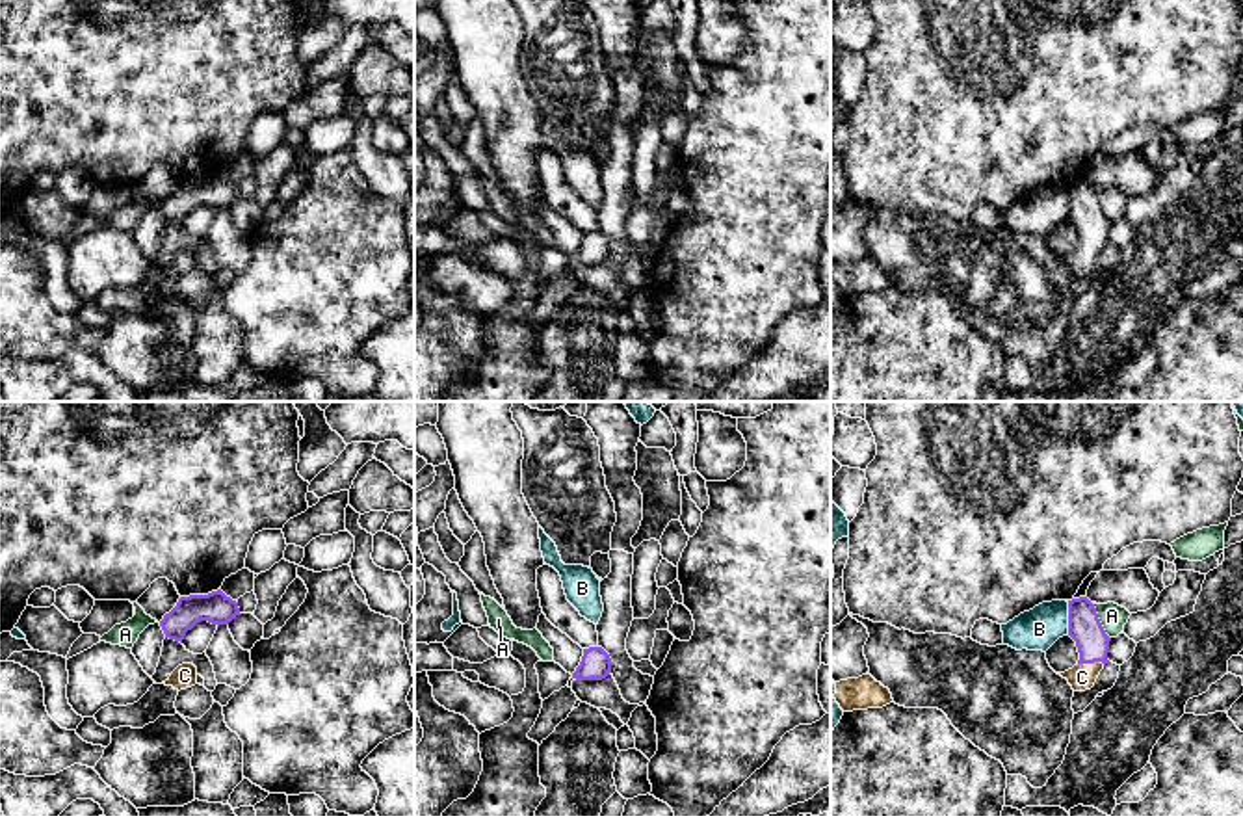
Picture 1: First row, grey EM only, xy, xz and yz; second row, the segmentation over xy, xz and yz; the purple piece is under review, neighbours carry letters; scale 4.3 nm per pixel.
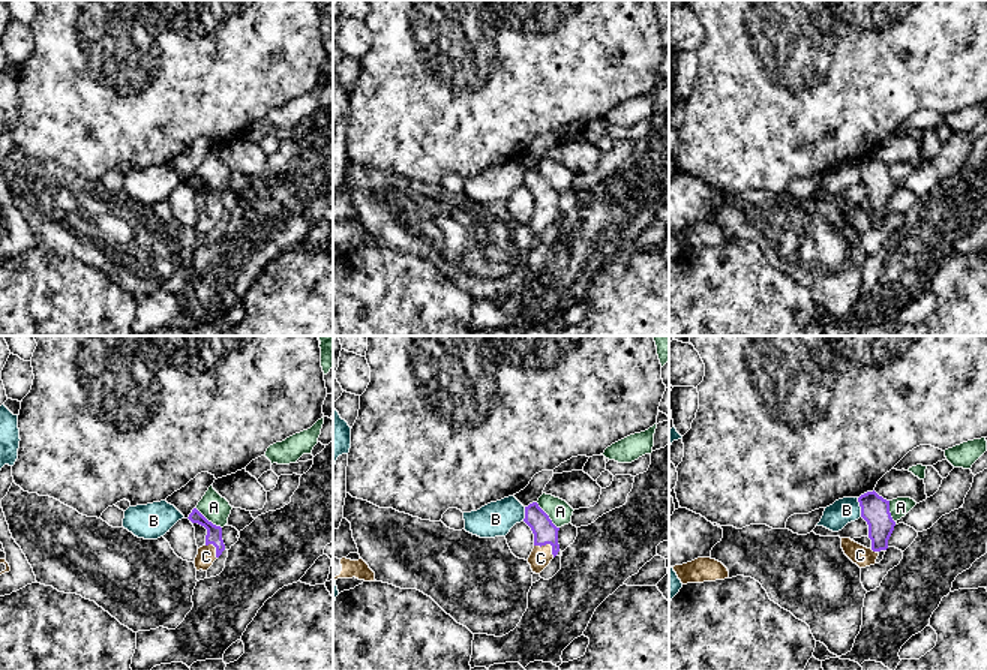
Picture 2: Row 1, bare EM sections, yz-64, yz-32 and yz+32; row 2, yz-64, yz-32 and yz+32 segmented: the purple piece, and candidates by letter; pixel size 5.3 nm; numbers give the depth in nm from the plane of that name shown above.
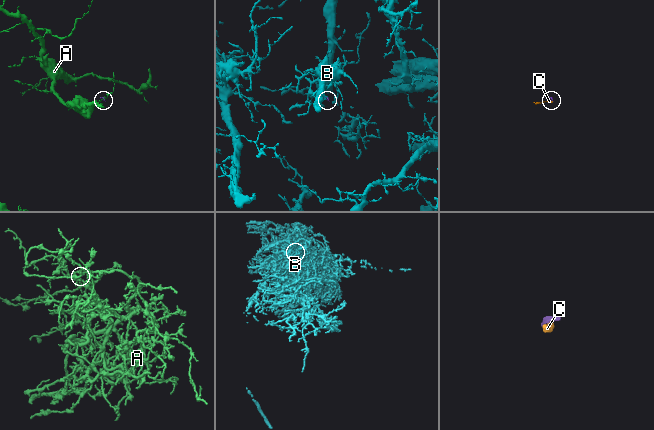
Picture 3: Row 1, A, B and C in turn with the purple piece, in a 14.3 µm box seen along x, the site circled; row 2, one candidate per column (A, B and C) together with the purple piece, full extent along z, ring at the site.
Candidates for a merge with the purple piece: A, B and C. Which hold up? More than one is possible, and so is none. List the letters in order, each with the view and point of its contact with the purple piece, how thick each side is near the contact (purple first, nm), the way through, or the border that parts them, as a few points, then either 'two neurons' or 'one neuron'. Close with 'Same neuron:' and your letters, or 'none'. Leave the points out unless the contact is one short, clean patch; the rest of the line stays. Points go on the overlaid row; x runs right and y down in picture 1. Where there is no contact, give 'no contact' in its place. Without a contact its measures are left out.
A: contact yz (1099, 621); calibres 140 and 120 nm; border yz (1091, 603), (1110, 638); two neurons
B: contact yz (1069, 619); calibres 140 and 180 nm; border yz (1067, 603), (1069, 634); two neurons
C: contact yz (1091, 662); calibres 140 and 120 nm; way yz (1084, 627), (1091, 638), (1091, 662), (1082, 677); one neuron
Same neuron: C

